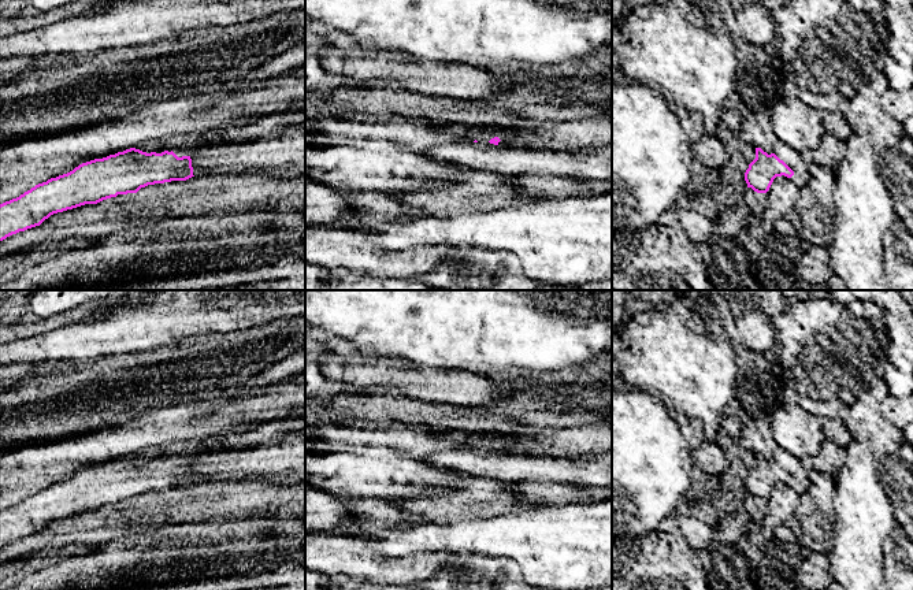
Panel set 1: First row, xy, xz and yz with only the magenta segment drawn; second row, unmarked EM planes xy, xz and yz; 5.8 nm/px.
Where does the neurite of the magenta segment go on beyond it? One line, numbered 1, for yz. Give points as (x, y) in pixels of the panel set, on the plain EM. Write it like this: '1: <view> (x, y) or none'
1: none

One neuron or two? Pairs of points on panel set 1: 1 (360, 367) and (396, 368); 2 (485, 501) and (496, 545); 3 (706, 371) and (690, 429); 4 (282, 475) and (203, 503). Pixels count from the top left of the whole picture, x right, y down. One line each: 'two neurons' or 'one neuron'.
1: one neuron
2: two neurons
3: two neurons
4: two neurons

